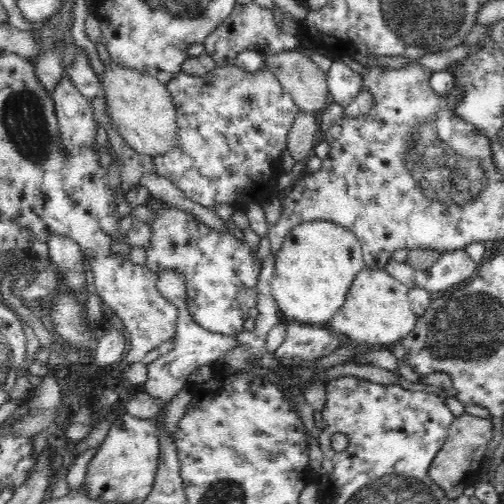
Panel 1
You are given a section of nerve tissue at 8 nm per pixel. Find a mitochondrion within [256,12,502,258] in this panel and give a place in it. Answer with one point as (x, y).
(442, 166)

